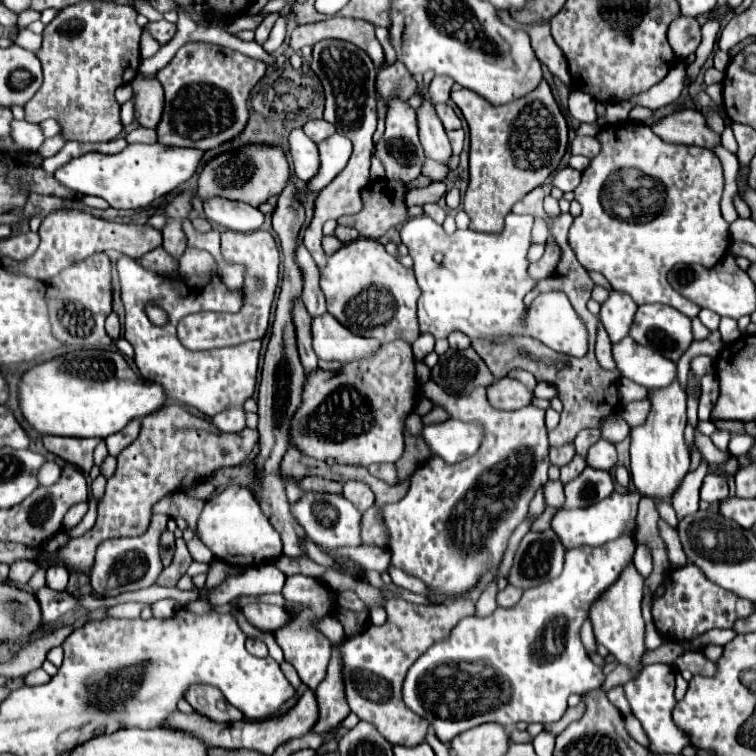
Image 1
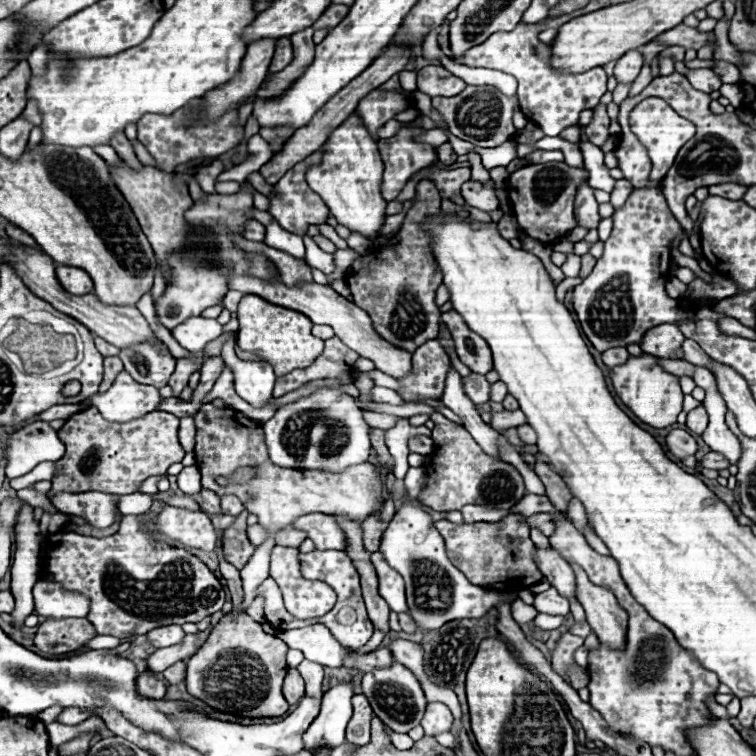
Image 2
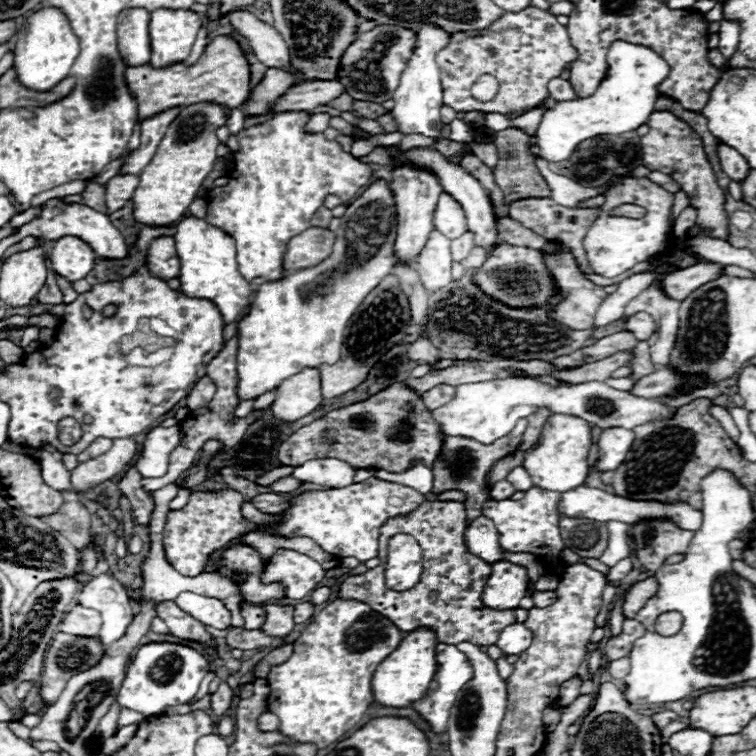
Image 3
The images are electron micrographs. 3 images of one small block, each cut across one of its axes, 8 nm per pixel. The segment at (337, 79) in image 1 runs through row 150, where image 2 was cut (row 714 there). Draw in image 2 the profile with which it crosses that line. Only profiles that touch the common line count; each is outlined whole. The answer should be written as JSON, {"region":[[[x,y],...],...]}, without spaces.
{"region":[[[356,694],[352,698],[352,708],[354,708],[354,714],[346,728],[346,740],[356,746],[366,746],[370,742],[370,720],[374,716],[372,708],[364,694]]]}

